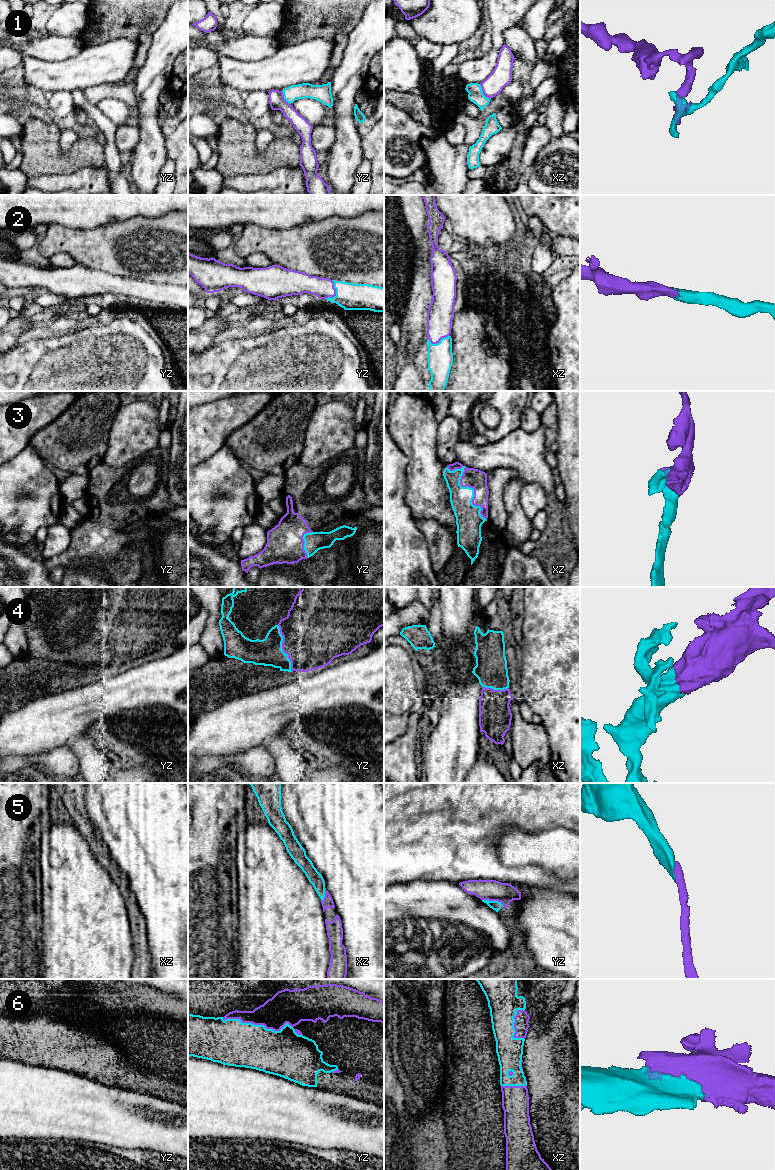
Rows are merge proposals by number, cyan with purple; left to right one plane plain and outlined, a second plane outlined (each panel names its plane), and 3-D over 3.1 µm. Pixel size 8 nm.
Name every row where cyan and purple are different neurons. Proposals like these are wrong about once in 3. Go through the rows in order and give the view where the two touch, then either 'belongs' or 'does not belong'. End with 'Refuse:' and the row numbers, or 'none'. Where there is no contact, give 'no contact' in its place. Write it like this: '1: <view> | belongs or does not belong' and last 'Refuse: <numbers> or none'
1: xz | does not belong
2: yz | belongs
3: xz | belongs
4: yz | belongs
5: yz | belongs
6: yz | belongs
Refuse: 1

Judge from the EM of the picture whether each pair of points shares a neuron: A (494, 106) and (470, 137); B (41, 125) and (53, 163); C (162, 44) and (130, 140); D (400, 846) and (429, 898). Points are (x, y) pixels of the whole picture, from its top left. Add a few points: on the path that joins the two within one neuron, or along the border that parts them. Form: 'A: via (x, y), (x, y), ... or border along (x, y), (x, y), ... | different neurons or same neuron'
A: via (486, 113), (474, 129) | same neuron
B: via (41, 134), (41, 151), (44, 154) | same neuron
C: border along (137, 126), (138, 141), (133, 149) | different neurons
D: border along (441, 879), (414, 879), (395, 884) | different neurons

